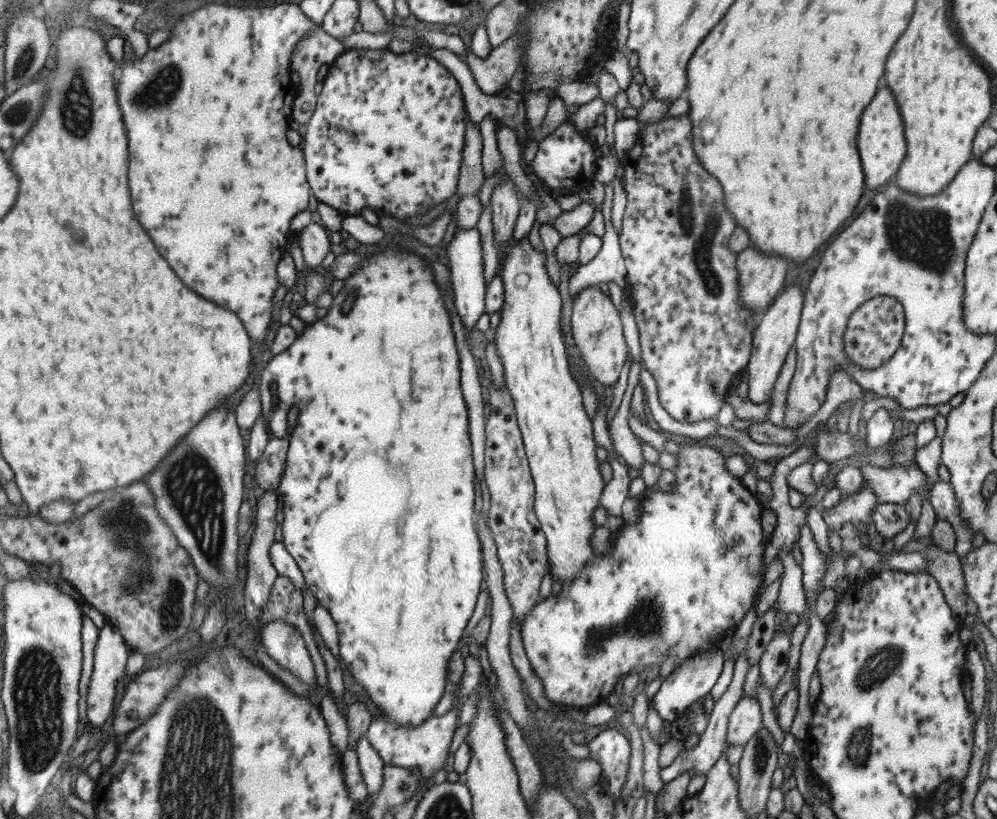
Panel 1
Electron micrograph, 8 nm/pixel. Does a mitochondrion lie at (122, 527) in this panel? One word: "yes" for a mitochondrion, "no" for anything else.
yes

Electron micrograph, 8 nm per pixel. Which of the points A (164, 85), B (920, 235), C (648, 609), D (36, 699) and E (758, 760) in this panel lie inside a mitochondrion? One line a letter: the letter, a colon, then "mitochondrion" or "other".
A: mitochondrion
B: mitochondrion
C: mitochondrion
D: mitochondrion
E: mitochondrion

